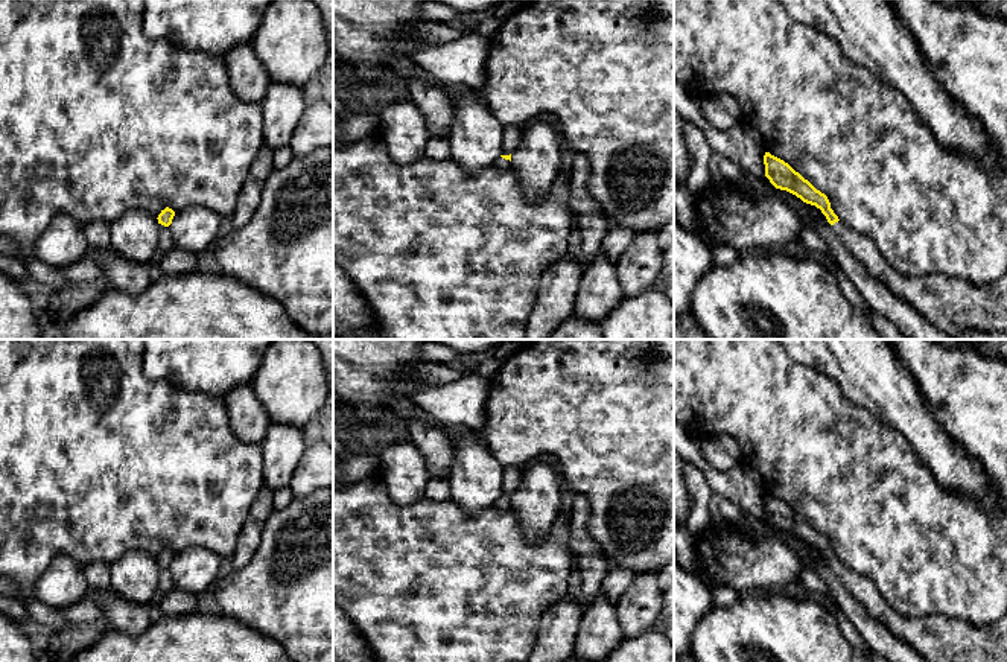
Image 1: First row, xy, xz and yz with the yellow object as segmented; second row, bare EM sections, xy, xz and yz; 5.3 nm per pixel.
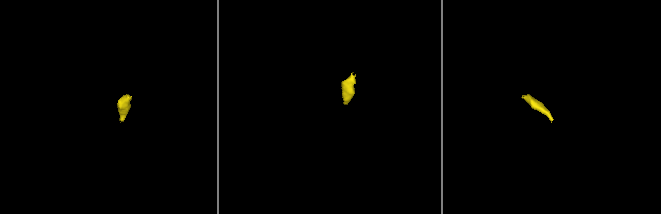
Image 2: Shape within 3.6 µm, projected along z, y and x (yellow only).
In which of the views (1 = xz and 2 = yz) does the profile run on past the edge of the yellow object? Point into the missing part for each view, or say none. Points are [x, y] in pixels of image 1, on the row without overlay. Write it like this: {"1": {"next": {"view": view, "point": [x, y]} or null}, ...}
{"1": {"next": {"view": "xz", "point": [501, 504]}}, "2": {"next": {"view": "yz", "point": [936, 638]}}}

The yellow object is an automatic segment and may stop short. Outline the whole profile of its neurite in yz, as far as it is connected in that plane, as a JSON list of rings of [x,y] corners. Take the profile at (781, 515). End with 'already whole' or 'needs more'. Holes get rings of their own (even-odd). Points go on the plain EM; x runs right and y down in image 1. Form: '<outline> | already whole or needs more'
[[[765,493],[765,517],[780,531],[815,546],[826,557],[846,589],[899,639],[928,662],[1007,662],[1007,612],[993,624],[974,625],[957,618],[929,615],[905,618],[894,612],[876,586],[844,566],[824,534],[783,501]]] | needs more

